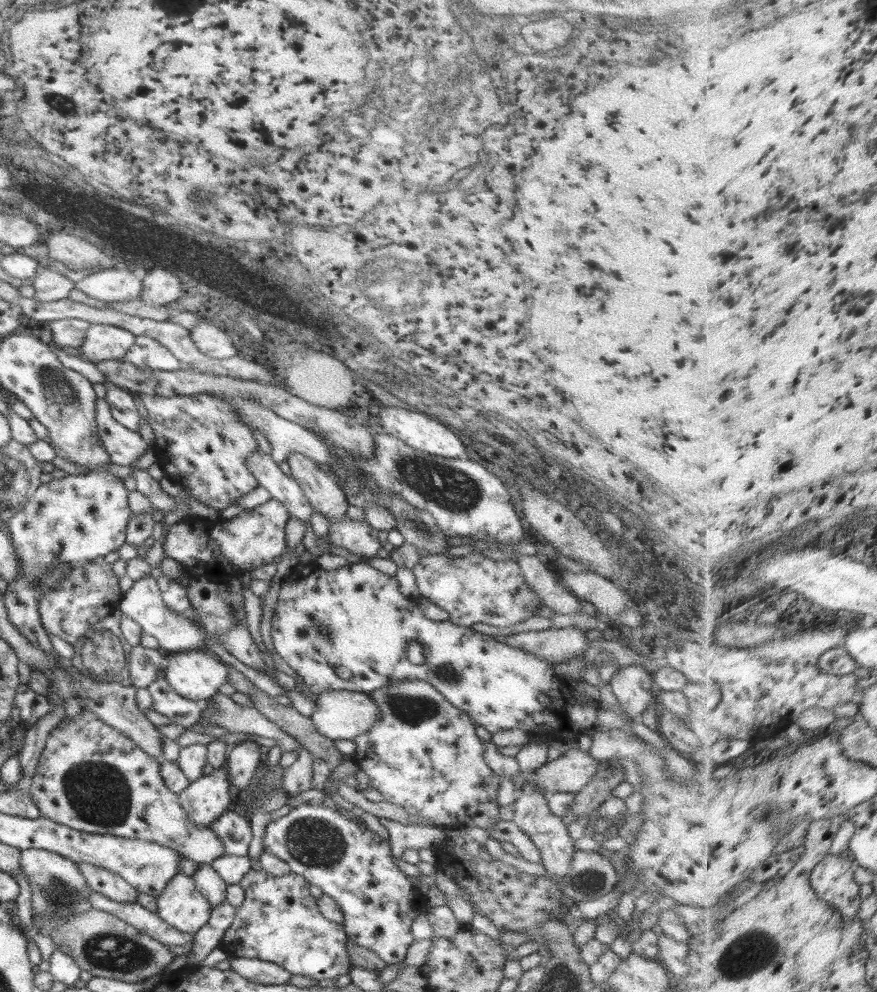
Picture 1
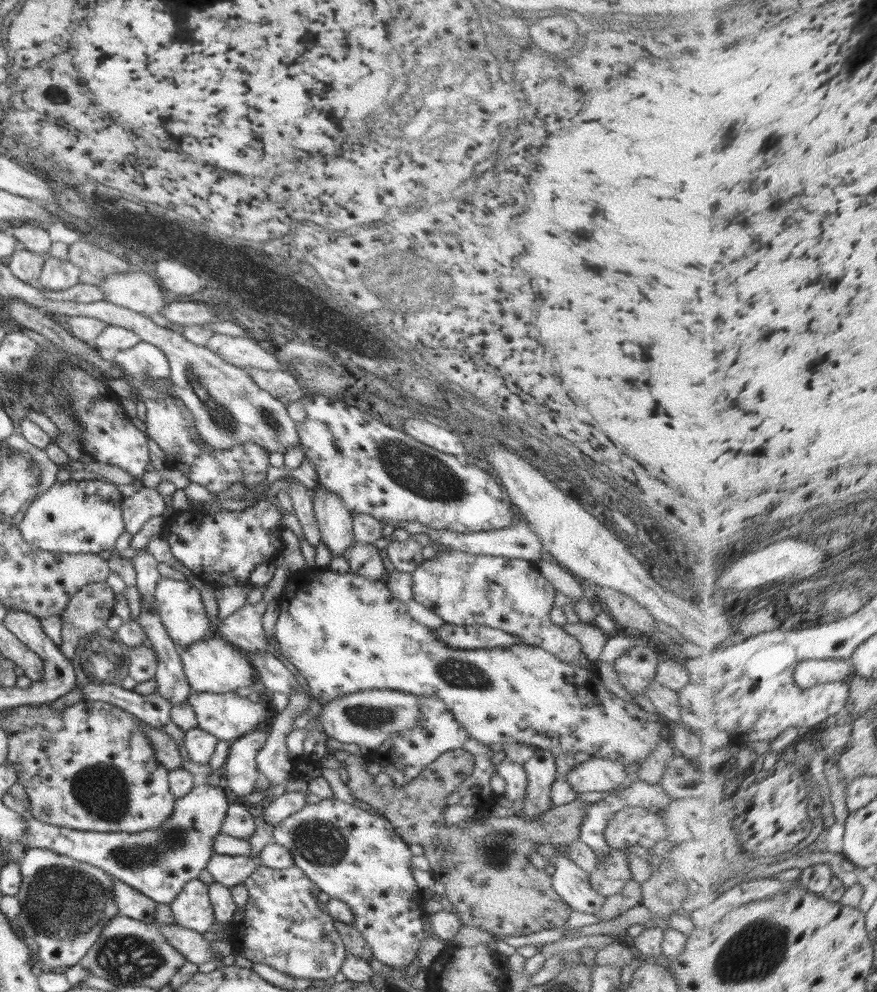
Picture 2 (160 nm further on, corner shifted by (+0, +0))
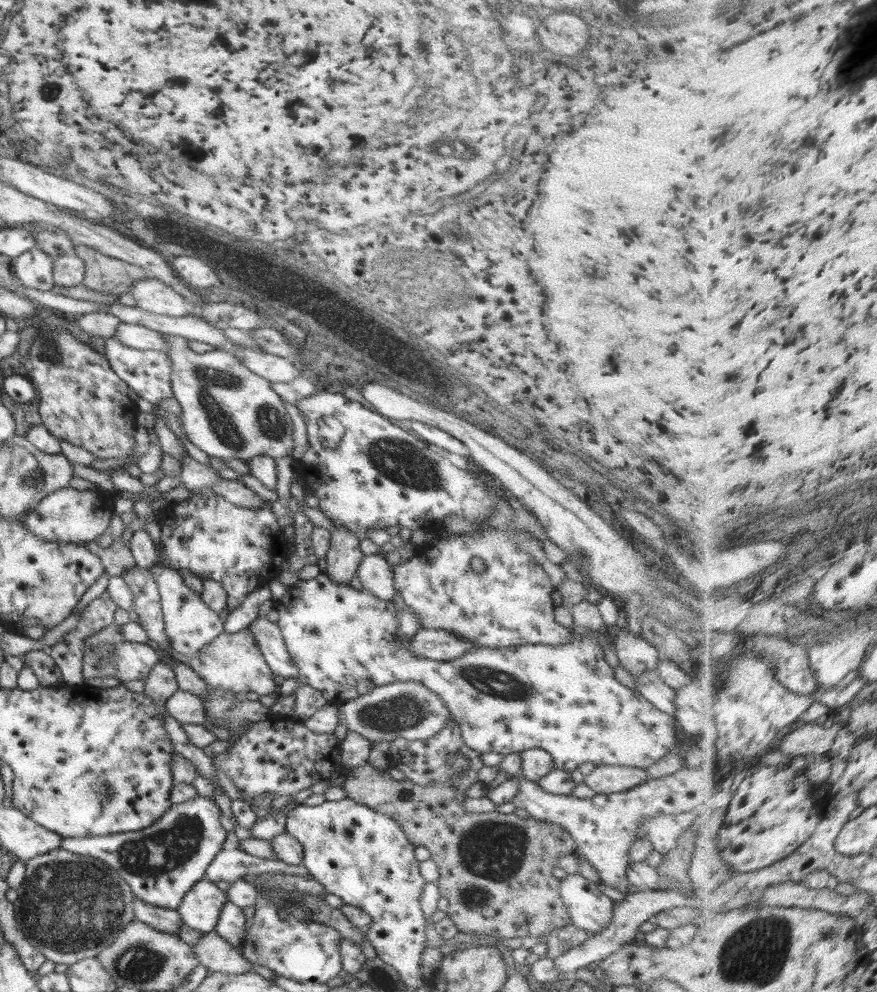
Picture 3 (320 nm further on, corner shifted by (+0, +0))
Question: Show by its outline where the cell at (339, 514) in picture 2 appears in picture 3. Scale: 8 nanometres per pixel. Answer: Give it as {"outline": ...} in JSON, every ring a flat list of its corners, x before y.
{"outline":[[338,526,330,532,330,544,325,559,326,571,334,582,338,584,349,584,357,576,358,567,363,559,359,543,361,541,357,534,348,530,347,526]]}

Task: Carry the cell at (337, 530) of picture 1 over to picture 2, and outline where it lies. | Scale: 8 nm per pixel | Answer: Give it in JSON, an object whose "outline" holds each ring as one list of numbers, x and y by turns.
{"outline":[[353,541,343,557,349,562,349,570,364,578,386,581,387,561,374,545]]}

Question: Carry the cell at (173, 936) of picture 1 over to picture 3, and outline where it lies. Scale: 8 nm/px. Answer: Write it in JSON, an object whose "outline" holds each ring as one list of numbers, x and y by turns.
{"outline":[[216,932,203,933,196,944,192,944,199,964,212,972,224,974,246,974,252,969,252,963,237,952]]}

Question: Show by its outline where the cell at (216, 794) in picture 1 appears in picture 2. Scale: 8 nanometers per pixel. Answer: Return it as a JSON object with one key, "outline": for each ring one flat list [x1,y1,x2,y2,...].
{"outline":[[207,784,192,790,174,801,171,817,156,830,140,833,85,832,54,826,25,816,26,849,42,848,97,866,110,876,125,882,160,904,168,904,178,896,189,880,197,879,206,868,212,854,214,838,221,834,227,808,234,799,224,786]]}

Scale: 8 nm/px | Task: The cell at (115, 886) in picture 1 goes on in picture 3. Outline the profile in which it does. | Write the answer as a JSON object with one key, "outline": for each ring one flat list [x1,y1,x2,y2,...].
{"outline":[[133,897,135,919,160,932,178,935,183,920,177,910,160,908]]}

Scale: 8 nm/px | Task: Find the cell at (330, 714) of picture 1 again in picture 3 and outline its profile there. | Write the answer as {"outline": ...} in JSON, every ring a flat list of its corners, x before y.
{"outline":[[418,681,388,683,373,688,370,693,338,706,336,716,338,724,345,725,347,732,360,734,371,746,382,741,392,742,396,738,428,740,446,727,450,717,442,699]]}

